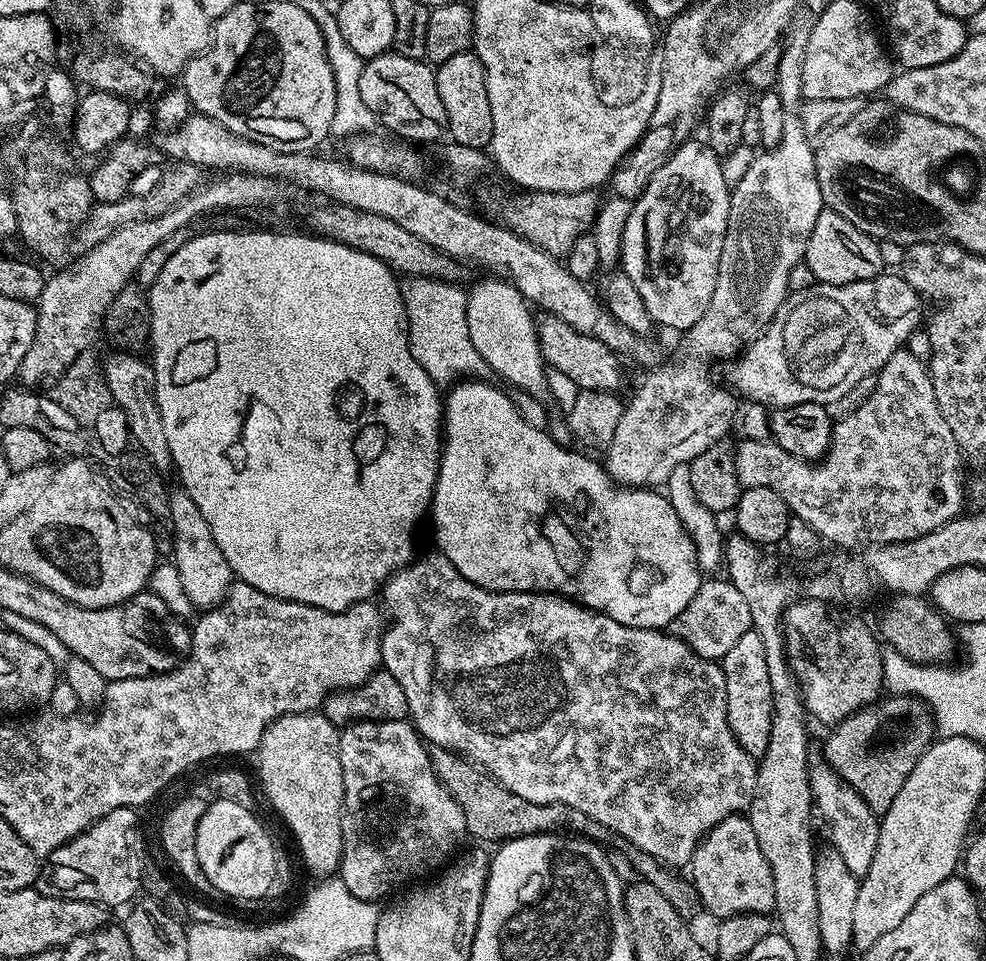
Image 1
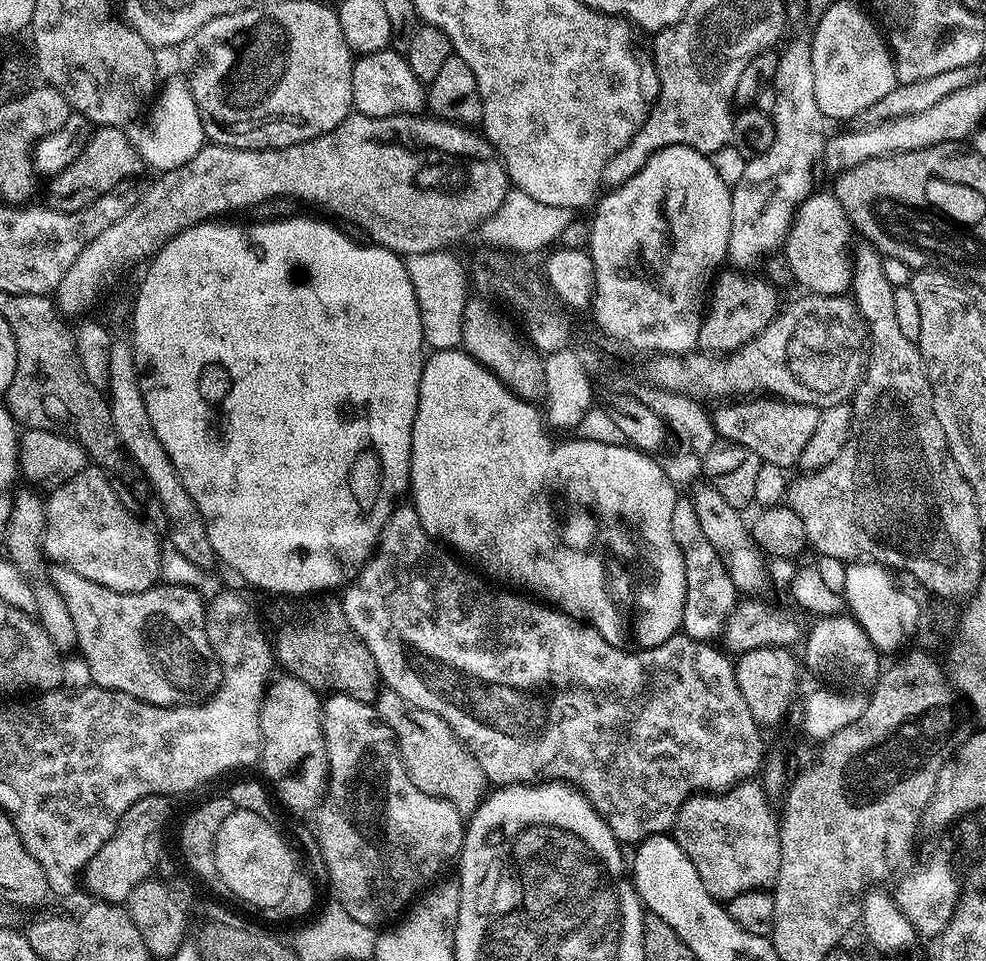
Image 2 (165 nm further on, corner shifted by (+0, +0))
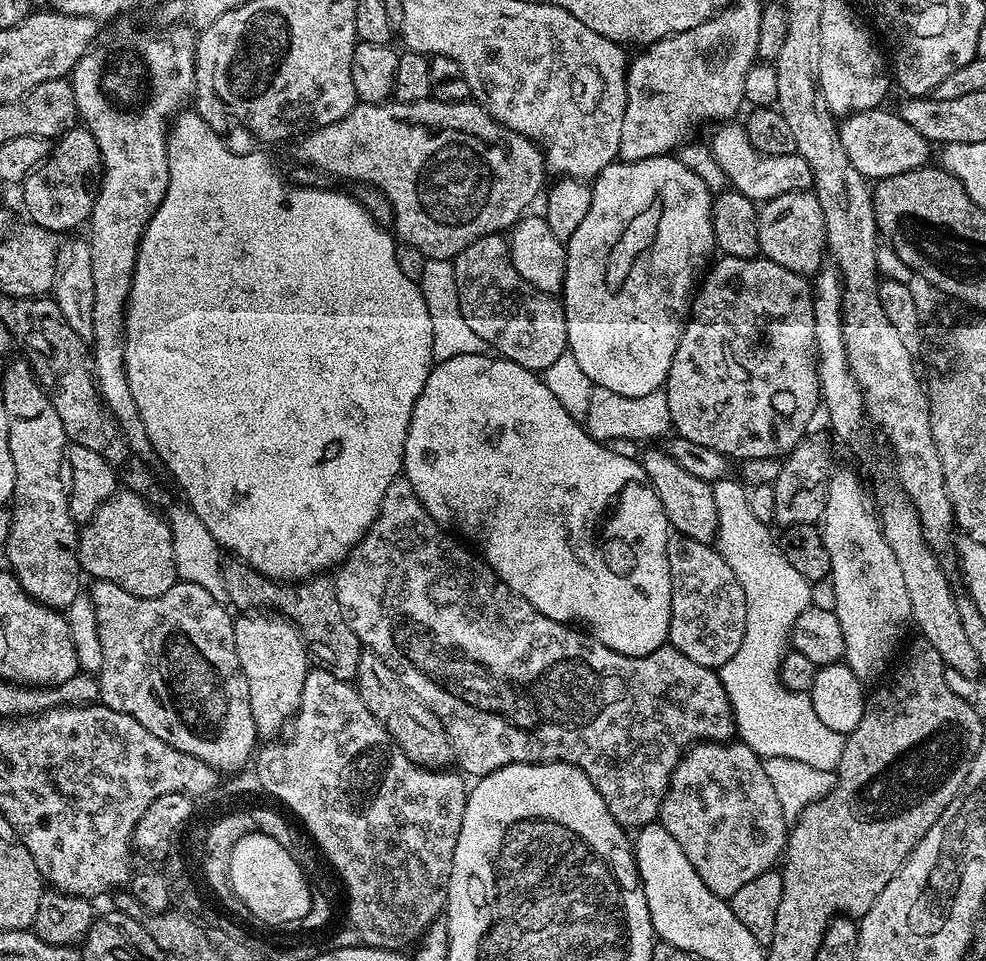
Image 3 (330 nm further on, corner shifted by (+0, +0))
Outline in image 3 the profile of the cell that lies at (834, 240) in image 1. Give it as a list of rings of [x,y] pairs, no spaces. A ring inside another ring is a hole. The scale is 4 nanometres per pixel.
[[[815,191],[787,192],[773,200],[763,201],[756,225],[763,259],[778,262],[778,266],[786,266],[786,270],[794,270],[805,278],[820,271],[826,260],[826,241],[824,215]]]

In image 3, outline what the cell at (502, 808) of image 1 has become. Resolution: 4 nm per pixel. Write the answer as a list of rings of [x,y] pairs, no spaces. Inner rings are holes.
[[[361,651],[354,687],[362,702],[366,702],[366,710],[378,718],[378,722],[392,735],[392,741],[404,751],[410,762],[437,770],[453,763],[452,749],[448,746],[448,735],[442,722],[401,682],[400,675],[386,666],[382,658],[378,658],[378,654]]]

